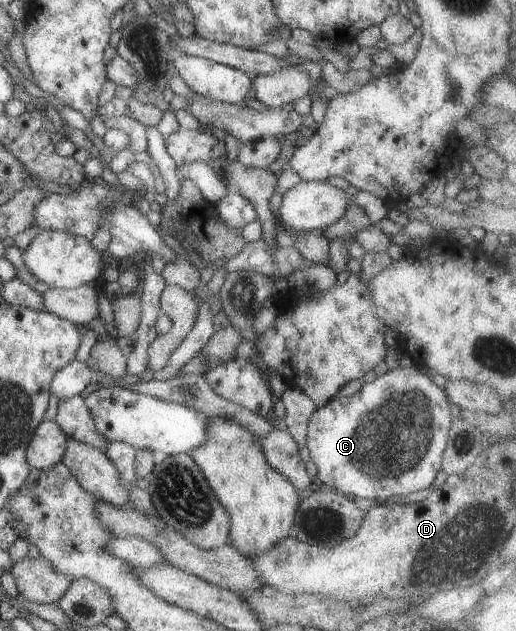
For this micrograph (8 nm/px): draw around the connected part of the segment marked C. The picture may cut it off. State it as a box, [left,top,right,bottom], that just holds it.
[305,364,452,500]

